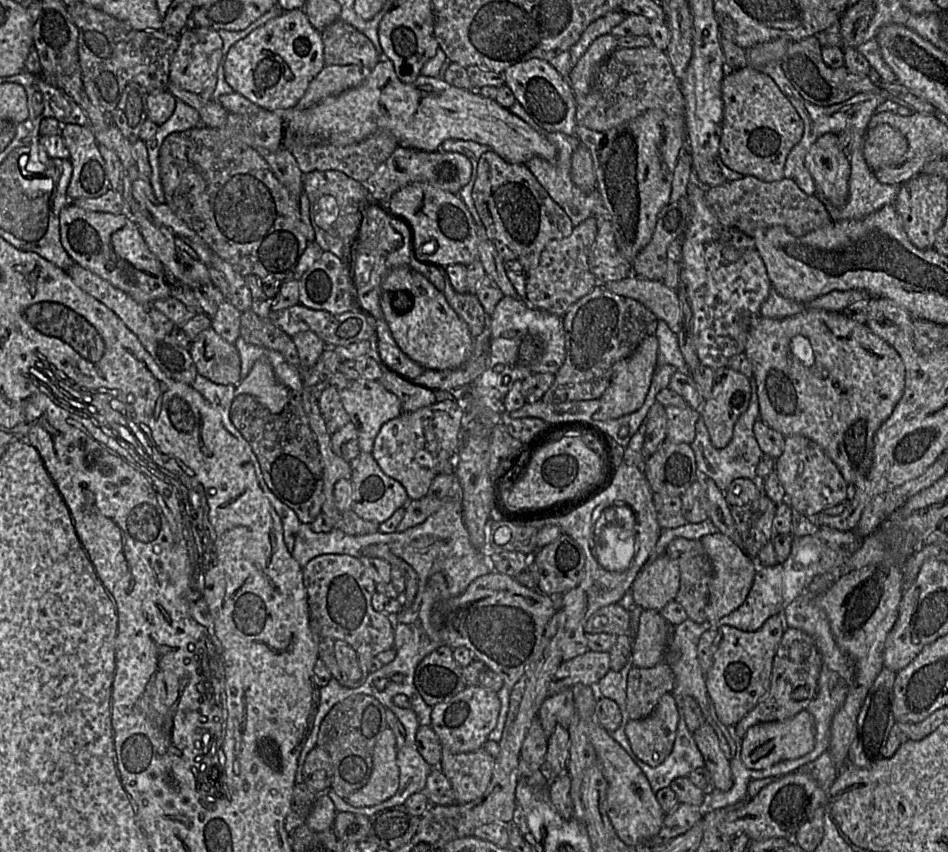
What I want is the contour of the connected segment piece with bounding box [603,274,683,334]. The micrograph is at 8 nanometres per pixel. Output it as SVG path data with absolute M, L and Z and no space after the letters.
M630 274L622 280L603 284L615 294L640 301L657 319L664 320L672 332L677 334L681 330L683 317L677 290L667 287L661 280Z

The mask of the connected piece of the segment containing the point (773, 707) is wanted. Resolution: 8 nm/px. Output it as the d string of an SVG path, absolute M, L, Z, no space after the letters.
M787 627L774 656L769 690L758 704L734 726L735 735L743 738L748 729L756 724L784 721L807 710L818 691L821 666L821 656L813 638L800 629Z

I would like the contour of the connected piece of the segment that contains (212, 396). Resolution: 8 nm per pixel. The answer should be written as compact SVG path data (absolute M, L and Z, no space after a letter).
M198 374L191 386L219 412L224 427L239 440L246 454L248 456L249 454L254 454L250 445L235 428L230 419L230 407L236 397L236 385L216 384Z

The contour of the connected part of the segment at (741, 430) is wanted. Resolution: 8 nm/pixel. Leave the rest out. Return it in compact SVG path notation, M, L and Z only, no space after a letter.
M753 383L753 394L749 407L736 421L732 439L726 447L721 449L715 448L711 443L704 420L700 417L697 421L695 426L695 439L690 444L695 454L697 469L699 473L712 479L720 490L725 491L730 483L737 478L747 478L760 483L756 474L756 468L764 453L760 449L753 432L753 426L757 420L759 420L759 403Z

